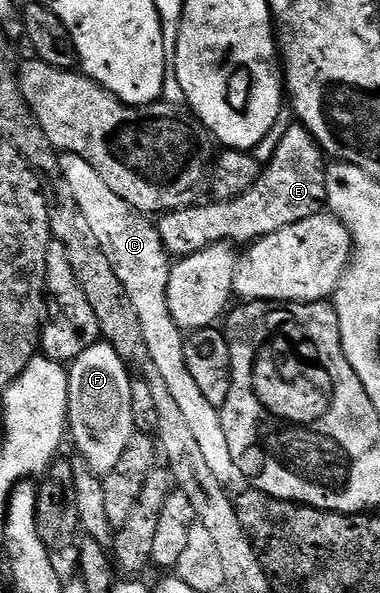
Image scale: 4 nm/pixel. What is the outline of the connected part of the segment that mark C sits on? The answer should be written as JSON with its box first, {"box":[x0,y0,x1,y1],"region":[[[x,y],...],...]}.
{"box":[59,154,237,484],"region":[[[60,154],[59,164],[65,177],[65,185],[69,185],[69,193],[73,193],[73,201],[77,201],[77,209],[89,221],[89,229],[93,229],[93,237],[97,237],[97,245],[109,259],[117,281],[131,302],[133,313],[137,313],[137,321],[141,323],[141,333],[145,337],[145,349],[149,349],[151,367],[154,374],[165,381],[173,402],[181,409],[186,424],[189,425],[193,438],[201,449],[205,462],[213,472],[213,477],[221,484],[230,484],[237,472],[233,465],[233,456],[229,453],[229,445],[225,442],[225,429],[221,425],[220,408],[209,405],[201,394],[201,389],[193,382],[189,374],[189,365],[185,365],[184,332],[173,321],[167,304],[167,286],[169,273],[173,263],[159,237],[158,226],[148,216],[135,211],[105,181],[101,181],[97,171],[83,157]]]}

